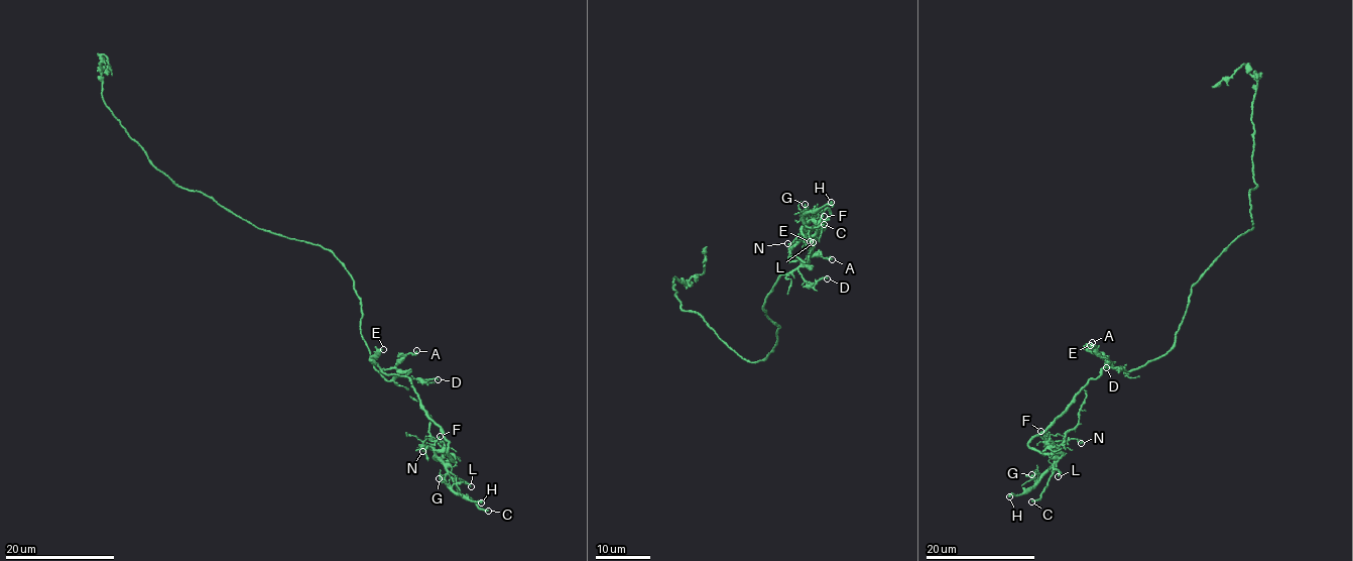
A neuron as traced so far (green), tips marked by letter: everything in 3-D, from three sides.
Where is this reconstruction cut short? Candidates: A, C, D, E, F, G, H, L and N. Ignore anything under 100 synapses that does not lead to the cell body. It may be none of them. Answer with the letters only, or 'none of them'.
C

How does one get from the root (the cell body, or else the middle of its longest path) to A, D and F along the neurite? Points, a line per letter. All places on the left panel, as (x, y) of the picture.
A: (352, 279), (361, 301), (361, 336), (375, 368), (386, 380), (396, 378), (398, 362), (416, 350)
D: (352, 279), (361, 301), (361, 336), (375, 368), (386, 380), (398, 376), (425, 381), (438, 379)
F: (352, 279), (361, 336), (375, 368), (386, 380), (401, 372), (409, 378), (453, 459), (434, 449), (440, 436)

